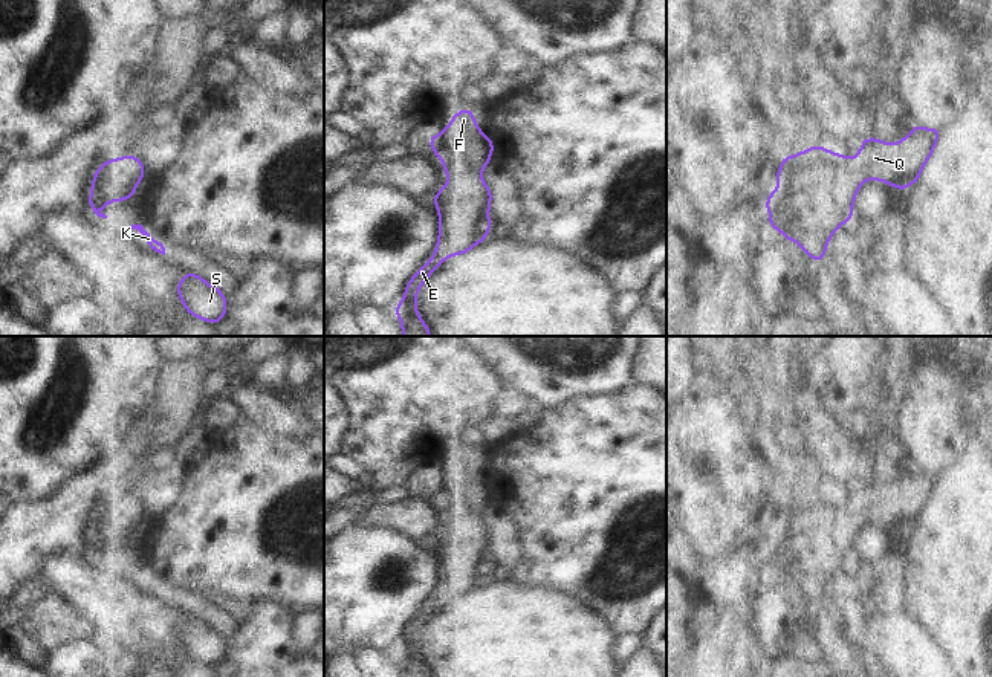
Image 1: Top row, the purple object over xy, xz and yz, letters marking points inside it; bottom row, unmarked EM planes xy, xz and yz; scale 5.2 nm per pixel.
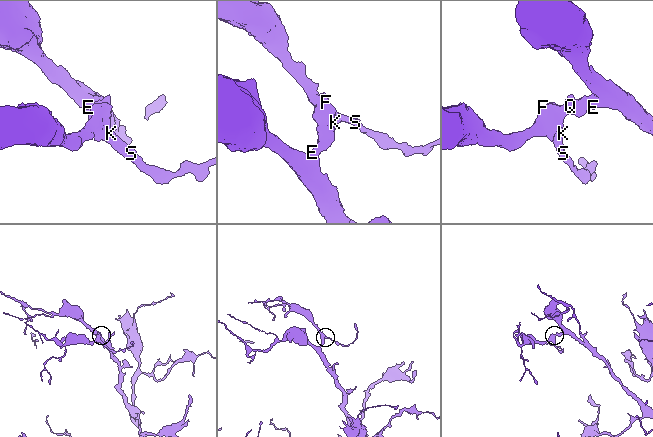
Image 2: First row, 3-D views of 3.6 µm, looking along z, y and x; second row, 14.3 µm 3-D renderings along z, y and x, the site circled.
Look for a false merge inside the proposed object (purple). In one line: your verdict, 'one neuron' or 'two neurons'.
one neuron

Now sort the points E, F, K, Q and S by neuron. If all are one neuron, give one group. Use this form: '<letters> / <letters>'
E F K Q S

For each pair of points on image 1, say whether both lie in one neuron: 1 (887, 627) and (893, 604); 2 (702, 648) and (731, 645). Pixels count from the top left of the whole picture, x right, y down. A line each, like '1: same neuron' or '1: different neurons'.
1: different neurons
2: different neurons

